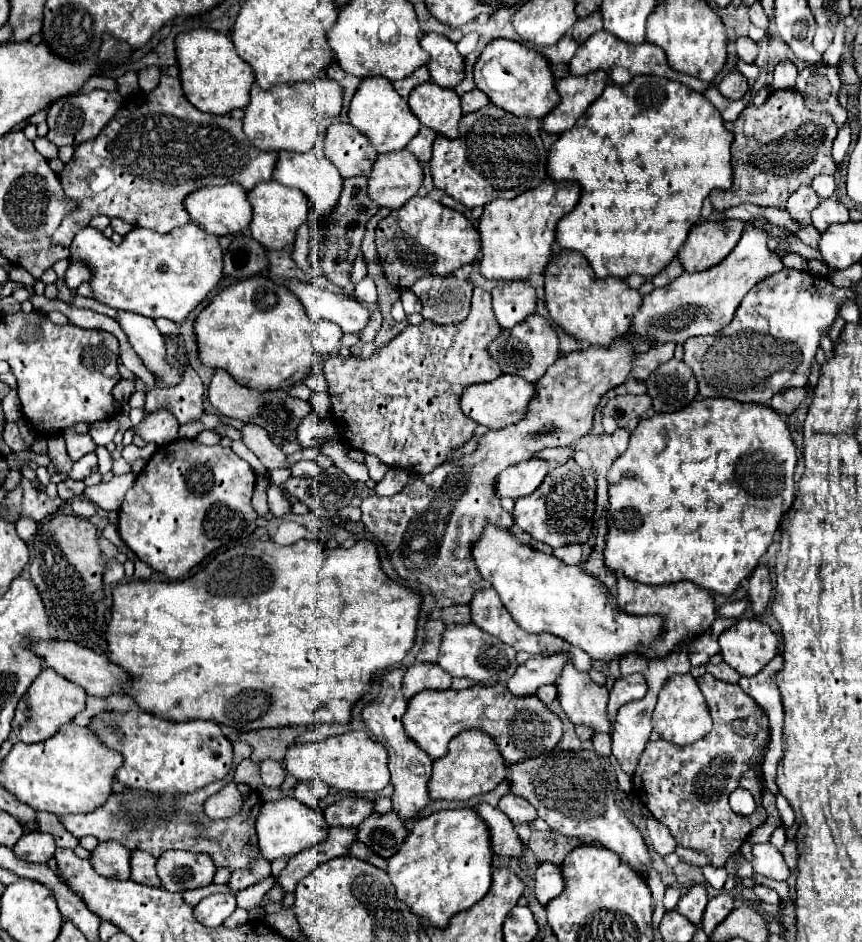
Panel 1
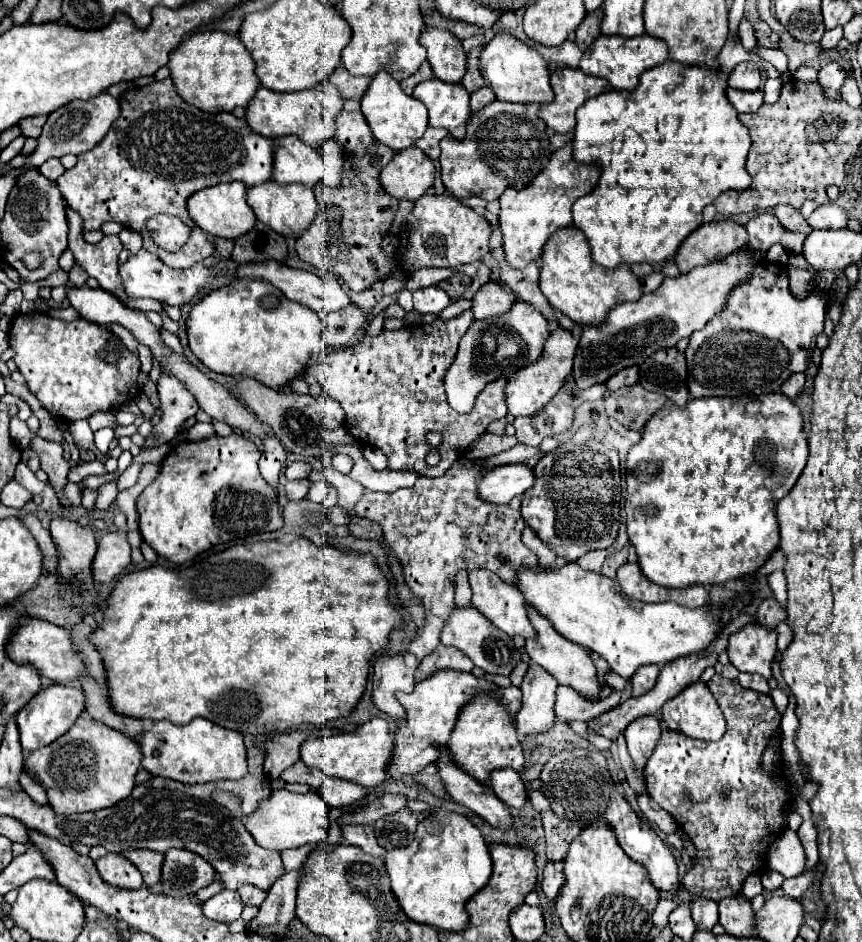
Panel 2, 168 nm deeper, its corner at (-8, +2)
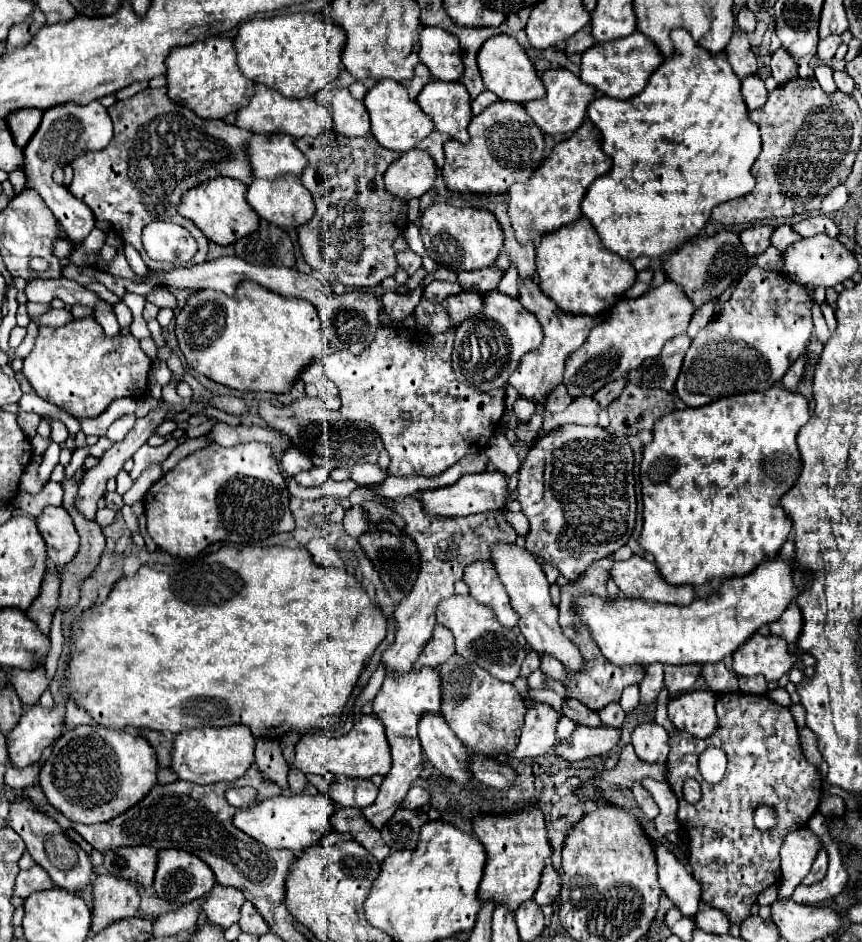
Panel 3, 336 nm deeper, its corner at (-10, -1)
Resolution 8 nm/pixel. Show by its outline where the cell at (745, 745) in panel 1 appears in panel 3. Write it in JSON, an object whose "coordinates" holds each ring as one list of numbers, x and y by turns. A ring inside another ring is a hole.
{"coordinates":[[725,693,725,695,719,695,717,699,717,719,719,723,717,723,715,735,707,739,697,739,689,735,687,731,677,731,671,735,671,741,669,741,671,753,667,759,667,781,679,799,677,819,689,837,687,861,691,865,693,877,703,885,703,901,715,909,721,909,731,919,731,923,741,923,743,919,751,915,751,905,757,901,757,895,769,885,781,883,779,847,787,833,797,831,799,827,807,827,809,819,815,815,819,807,823,789,821,789,821,775,817,767,807,763,803,755,803,749,799,743,799,731,787,707,777,705,765,695],[707,747,721,747,729,757,727,773,715,785,703,781,697,767,697,759],[689,777,701,783,701,799,695,805,683,799,683,783],[761,803,773,805,779,813,779,823,773,831,759,831,753,825,753,811]]}

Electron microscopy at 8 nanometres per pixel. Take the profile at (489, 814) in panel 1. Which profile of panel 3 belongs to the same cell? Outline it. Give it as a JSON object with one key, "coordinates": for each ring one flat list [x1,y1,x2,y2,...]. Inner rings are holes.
{"coordinates":[[427,713,419,719,419,741,423,753,441,775,461,785,469,785,473,781,467,769,467,747,457,739,441,713]]}

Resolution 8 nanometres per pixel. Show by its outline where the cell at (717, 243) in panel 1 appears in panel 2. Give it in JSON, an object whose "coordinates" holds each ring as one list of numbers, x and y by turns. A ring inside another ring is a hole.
{"coordinates":[[715,220,709,224,701,224,697,232,687,236,675,254,675,264,681,274,687,274,695,266,705,266,725,256,737,252,747,244,747,230,743,224,735,220]]}

